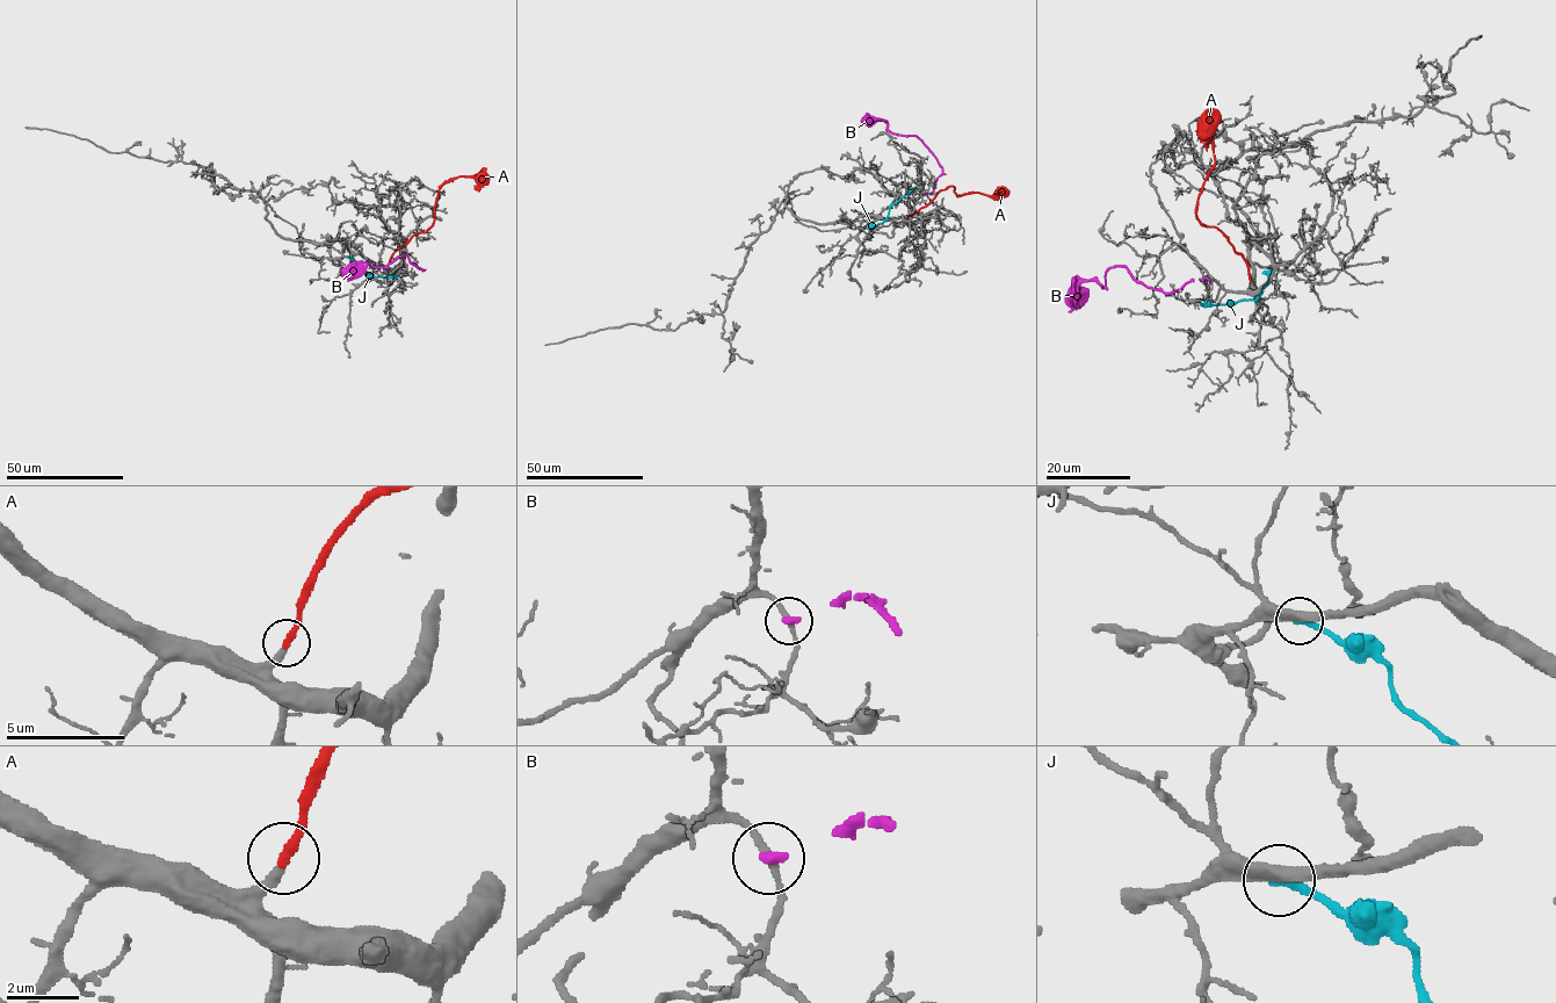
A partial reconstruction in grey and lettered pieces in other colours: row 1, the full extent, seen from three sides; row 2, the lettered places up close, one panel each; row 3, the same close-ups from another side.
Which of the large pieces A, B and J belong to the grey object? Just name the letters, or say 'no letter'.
A

